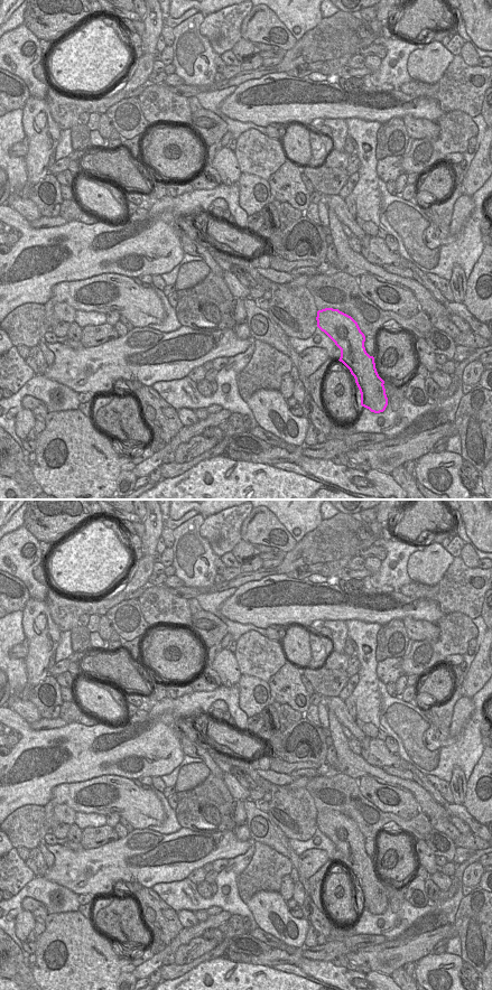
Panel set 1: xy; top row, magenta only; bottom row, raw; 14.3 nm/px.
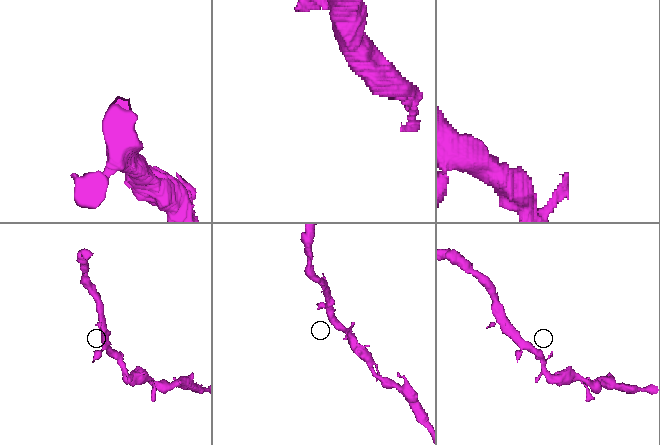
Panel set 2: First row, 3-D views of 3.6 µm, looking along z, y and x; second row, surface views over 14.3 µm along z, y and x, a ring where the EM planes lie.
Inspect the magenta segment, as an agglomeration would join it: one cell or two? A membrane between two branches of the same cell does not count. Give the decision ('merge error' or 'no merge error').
no merge error

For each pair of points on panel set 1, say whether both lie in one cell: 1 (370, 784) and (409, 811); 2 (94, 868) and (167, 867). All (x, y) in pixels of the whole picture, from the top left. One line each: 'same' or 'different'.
1: same
2: same

